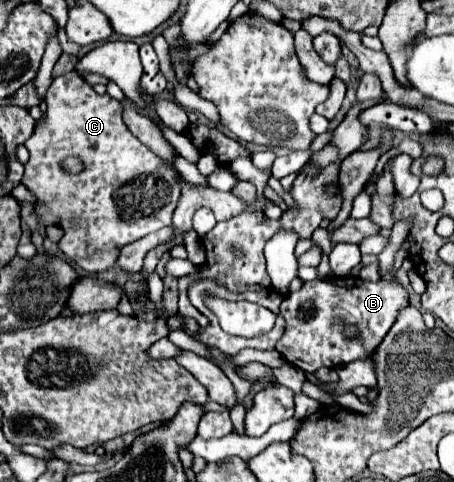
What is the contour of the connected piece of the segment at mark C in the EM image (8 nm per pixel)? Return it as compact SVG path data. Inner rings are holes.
M71 71L61 77L55 77L53 85L47 91L47 115L37 121L35 133L25 143L31 153L31 159L25 165L23 183L39 199L35 211L45 225L63 227L65 235L59 241L59 249L85 273L101 273L107 267L113 267L117 263L121 247L171 225L171 217L181 195L175 167L171 167L149 147L145 147L125 127L121 113L123 111L119 101L109 95L97 95L87 81L83 81L75 71ZM71 155L79 157L85 165L85 169L77 175L65 173L61 169L61 161Z

